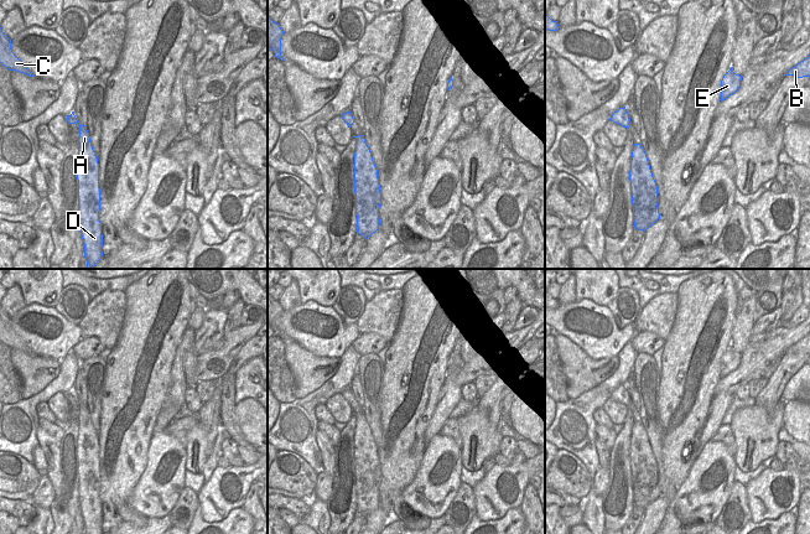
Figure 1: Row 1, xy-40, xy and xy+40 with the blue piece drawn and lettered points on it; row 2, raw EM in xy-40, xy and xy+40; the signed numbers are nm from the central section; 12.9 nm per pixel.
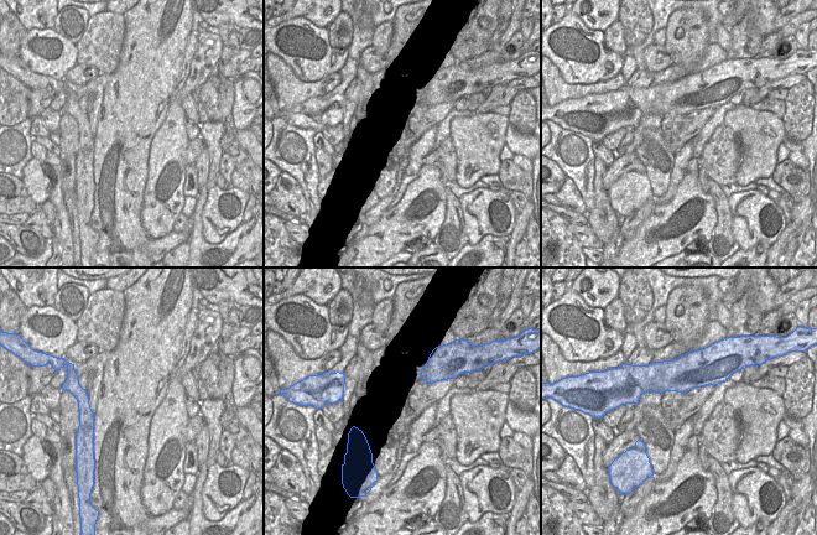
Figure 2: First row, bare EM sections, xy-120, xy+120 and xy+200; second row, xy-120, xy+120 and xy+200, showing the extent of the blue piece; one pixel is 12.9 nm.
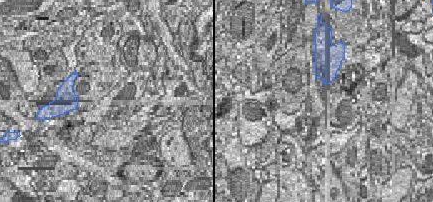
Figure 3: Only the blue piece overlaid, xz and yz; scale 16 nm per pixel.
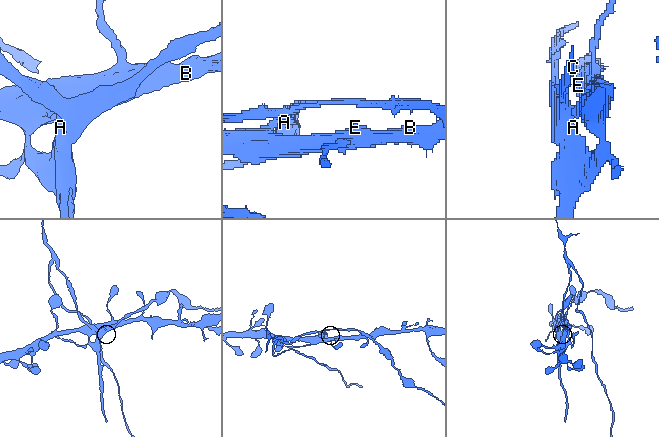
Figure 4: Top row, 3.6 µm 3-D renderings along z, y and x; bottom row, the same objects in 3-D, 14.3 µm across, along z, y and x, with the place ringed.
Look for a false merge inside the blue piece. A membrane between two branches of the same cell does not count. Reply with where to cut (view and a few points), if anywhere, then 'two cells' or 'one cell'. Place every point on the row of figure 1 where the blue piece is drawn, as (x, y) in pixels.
xy+40 (631, 193), (635, 198), (634, 203) | two cells

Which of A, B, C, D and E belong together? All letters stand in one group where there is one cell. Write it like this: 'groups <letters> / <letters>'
groups A C D / B E

